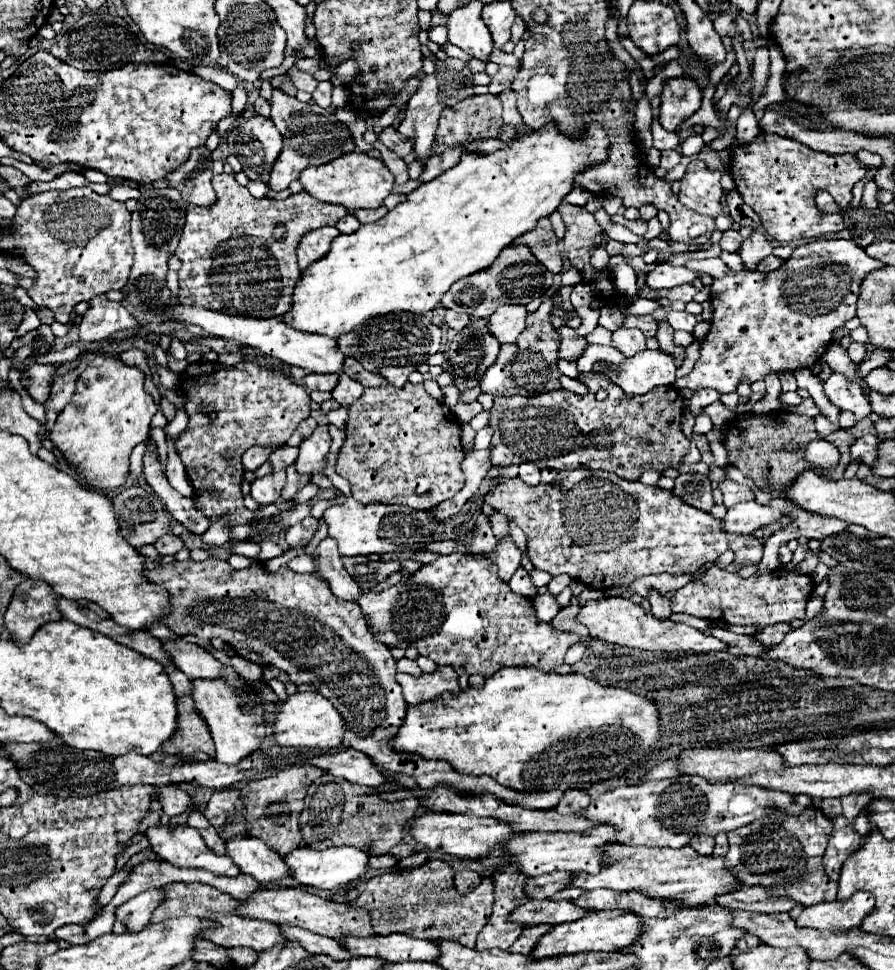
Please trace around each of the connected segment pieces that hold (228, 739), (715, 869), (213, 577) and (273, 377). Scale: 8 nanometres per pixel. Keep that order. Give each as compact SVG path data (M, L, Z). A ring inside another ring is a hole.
M226 667L224 675L220 675L216 681L196 679L192 681L194 691L192 699L196 703L196 709L206 719L212 739L216 743L216 755L214 759L218 763L240 763L240 759L246 759L254 751L262 749L262 739L266 735L266 723L262 719L262 705L260 701L248 691L248 685L240 681L240 675Z
M614 845L606 849L608 863L598 875L580 873L574 875L574 887L582 887L586 891L606 887L614 891L630 891L638 889L650 897L662 899L680 899L686 905L704 905L712 903L718 895L726 891L734 891L740 887L740 881L724 867L722 857L704 857L696 855L690 845L680 849L670 847L628 847L628 845Z
M208 557L206 561L176 561L172 565L158 565L152 571L146 573L150 581L164 585L172 595L172 611L164 619L164 623L178 635L198 635L204 639L220 637L228 645L234 647L236 655L258 663L258 665L276 665L278 669L286 671L290 675L290 681L310 683L316 687L318 693L328 697L334 707L342 713L346 721L346 735L344 745L354 747L358 751L364 751L372 757L372 761L390 771L390 773L404 773L414 777L414 781L420 785L420 789L430 791L434 785L444 785L450 789L460 789L464 795L484 795L492 793L504 803L530 807L530 809L552 809L562 797L562 791L514 791L500 783L496 783L488 775L464 775L452 769L446 761L434 761L426 763L424 757L416 757L410 753L394 753L390 749L390 739L400 729L408 703L404 701L402 687L396 683L396 659L390 653L390 647L376 641L372 629L368 627L366 615L360 611L360 607L352 601L336 599L316 573L300 575L290 571L288 567L280 567L276 573L266 571L266 567L260 561L252 561L246 569L232 569L228 561Z
M240 361L232 367L216 363L188 365L180 375L178 389L188 397L186 413L190 421L176 443L176 451L198 495L196 507L210 521L216 521L220 515L230 515L230 539L246 541L252 535L252 525L258 515L248 511L242 503L240 483L244 479L244 467L240 457L254 445L282 445L298 423L310 417L310 395L282 371L272 371L252 361ZM202 407L208 407L216 417L208 419ZM228 451L234 453L232 459L224 457Z

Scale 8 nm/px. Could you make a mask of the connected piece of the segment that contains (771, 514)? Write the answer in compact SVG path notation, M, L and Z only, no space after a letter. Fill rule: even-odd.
M774 497L766 505L760 505L756 501L740 503L740 505L734 505L732 509L728 509L722 529L730 531L730 533L750 535L752 531L756 531L760 527L782 521L786 517L786 511L790 511L794 507L796 505L784 497Z

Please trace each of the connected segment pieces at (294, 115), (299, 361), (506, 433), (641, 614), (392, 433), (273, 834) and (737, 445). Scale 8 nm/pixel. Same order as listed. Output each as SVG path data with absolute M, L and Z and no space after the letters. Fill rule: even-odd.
M274 87L274 91L272 91L270 107L272 107L270 117L272 117L274 125L276 127L290 127L290 133L294 133L294 135L286 137L284 149L278 155L276 163L272 165L270 179L268 179L268 185L272 191L288 189L288 185L300 177L300 171L310 165L324 165L344 153L354 151L350 129L344 123L340 123L328 109L322 109L322 107L310 105L310 103L300 103L298 99L288 97L278 87Z
M174 305L168 311L170 319L194 323L202 327L212 337L224 337L230 341L236 341L238 345L250 345L260 349L262 353L280 359L286 365L300 367L308 373L342 373L344 367L344 355L336 345L336 339L328 339L324 335L310 335L304 331L294 331L292 327L284 325L280 317L272 319L254 319L254 317L240 317L240 315L226 315L216 313L204 307L186 307L186 305Z
M588 371L580 377L588 387L588 395L580 397L572 391L558 389L552 393L536 395L536 397L494 397L494 405L490 409L488 427L494 429L492 447L490 447L490 463L492 467L520 465L520 463L536 463L536 467L550 469L604 469L614 471L618 477L636 481L646 469L662 471L666 467L678 467L682 457L690 451L690 441L682 433L682 413L684 399L676 387L656 387L656 391L648 391L648 395L628 397L616 383L608 379L604 371ZM604 389L608 397L604 401L596 399L596 393Z
M602 597L600 601L588 601L580 609L578 619L580 619L580 623L584 623L588 627L592 637L602 639L604 643L667 653L728 651L728 645L722 643L720 639L706 635L706 633L702 633L702 631L698 631L690 625L684 625L684 623L674 623L670 619L658 619L650 611L646 611L642 605L636 605L636 603L632 603L630 599L624 599L624 597L612 597L612 599Z
M384 381L380 387L368 387L364 395L348 407L346 443L338 453L336 473L348 479L352 497L360 503L402 503L412 509L430 509L462 489L462 459L464 449L460 445L460 421L456 415L452 415L444 403L432 399L424 385L406 383L404 387L394 387Z
M294 763L292 767L280 769L276 775L266 777L264 781L250 781L240 791L244 795L244 805L248 809L248 821L250 821L250 833L254 837L260 837L262 841L270 843L272 849L276 849L280 855L292 853L300 841L300 829L298 829L298 815L302 811L302 801L306 797L306 789L324 775L326 771L320 771L318 767L312 767L310 763Z
M784 411L768 413L768 415L752 415L748 419L734 419L728 425L728 433L724 435L724 445L728 449L728 463L738 467L748 479L752 479L762 491L780 495L792 487L792 483L808 469L808 463L802 459L802 449L808 441L816 439L812 417L790 415ZM796 443L798 451L788 451L786 445Z

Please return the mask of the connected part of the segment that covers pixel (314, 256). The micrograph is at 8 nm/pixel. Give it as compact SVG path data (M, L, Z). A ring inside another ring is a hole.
M320 227L314 231L308 231L302 241L298 243L296 255L298 255L298 265L302 269L308 267L308 263L318 261L320 257L324 257L324 253L328 253L332 239L338 235L340 231L336 227Z

